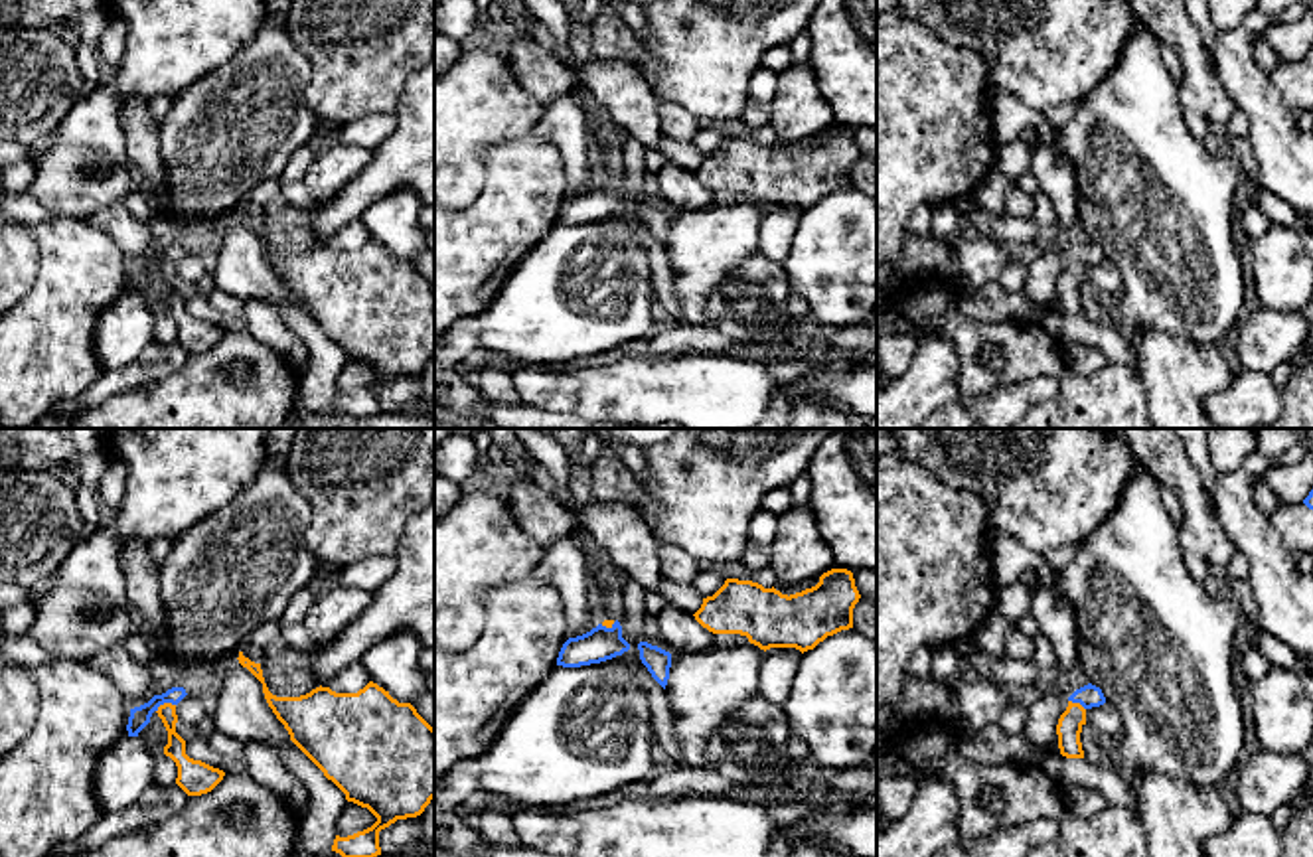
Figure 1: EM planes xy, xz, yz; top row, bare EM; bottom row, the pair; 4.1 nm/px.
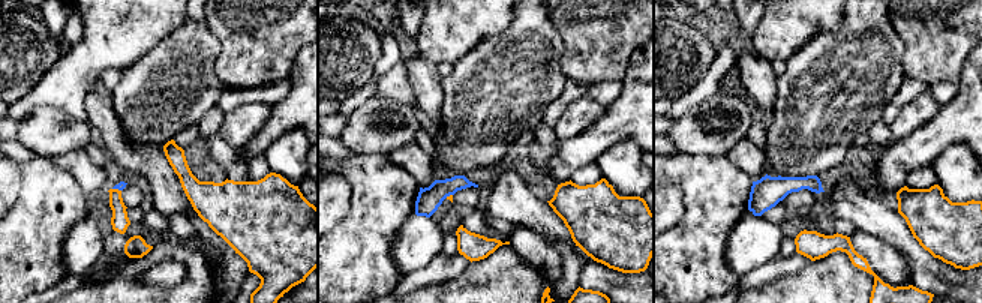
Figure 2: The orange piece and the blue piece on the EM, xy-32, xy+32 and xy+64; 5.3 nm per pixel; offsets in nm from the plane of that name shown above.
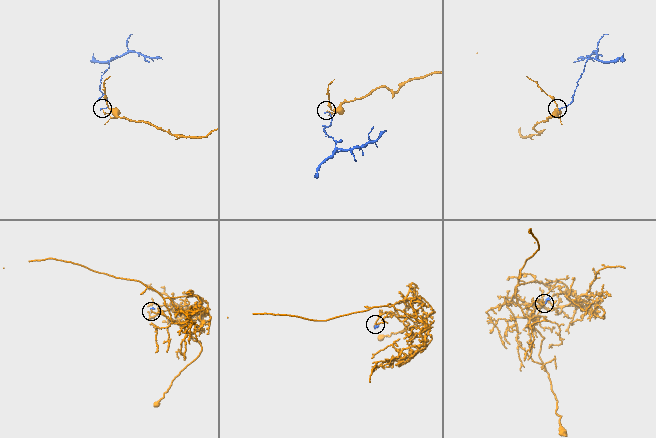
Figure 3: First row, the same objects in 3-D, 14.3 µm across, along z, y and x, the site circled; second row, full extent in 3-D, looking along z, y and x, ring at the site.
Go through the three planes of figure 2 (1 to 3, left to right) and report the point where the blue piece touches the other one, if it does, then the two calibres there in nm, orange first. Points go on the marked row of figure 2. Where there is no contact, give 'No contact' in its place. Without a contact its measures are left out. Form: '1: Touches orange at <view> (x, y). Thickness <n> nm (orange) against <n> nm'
1: Touches orange at xy-32 (117, 189). Thickness 90 nm (orange) against 50 nm
2: Touches orange at xy+32 (450, 195). Thickness 20 nm (orange) against 130 nm
3: No contact

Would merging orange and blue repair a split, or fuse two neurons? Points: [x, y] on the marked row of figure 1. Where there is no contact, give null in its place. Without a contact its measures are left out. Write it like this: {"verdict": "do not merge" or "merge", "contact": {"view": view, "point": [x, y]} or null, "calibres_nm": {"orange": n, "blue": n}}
{"verdict": "do not merge", "contact": {"view": "xy", "point": [164, 703]}, "calibres_nm": {"orange": 80, "blue": 80}}

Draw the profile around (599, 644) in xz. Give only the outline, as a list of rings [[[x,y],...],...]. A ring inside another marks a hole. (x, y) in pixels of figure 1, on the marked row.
[[[616,620],[610,628],[598,624],[582,636],[569,638],[559,652],[557,665],[580,667],[600,663],[628,650],[630,644],[622,638],[622,626]]]

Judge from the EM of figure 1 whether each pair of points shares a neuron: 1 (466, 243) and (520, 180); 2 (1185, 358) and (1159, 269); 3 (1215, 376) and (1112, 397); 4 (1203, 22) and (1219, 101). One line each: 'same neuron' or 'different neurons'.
1: same neuron
2: different neurons
3: different neurons
4: different neurons

